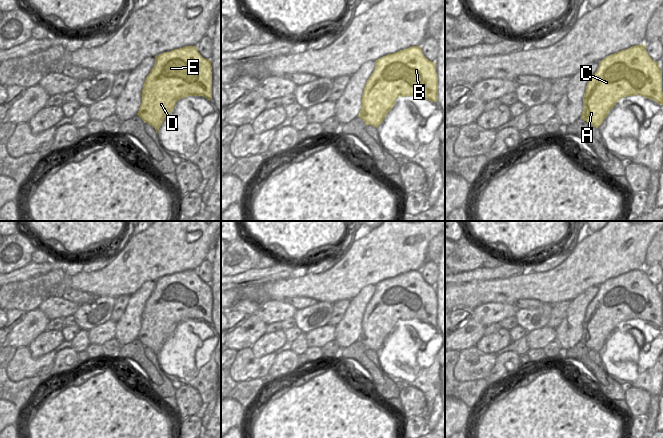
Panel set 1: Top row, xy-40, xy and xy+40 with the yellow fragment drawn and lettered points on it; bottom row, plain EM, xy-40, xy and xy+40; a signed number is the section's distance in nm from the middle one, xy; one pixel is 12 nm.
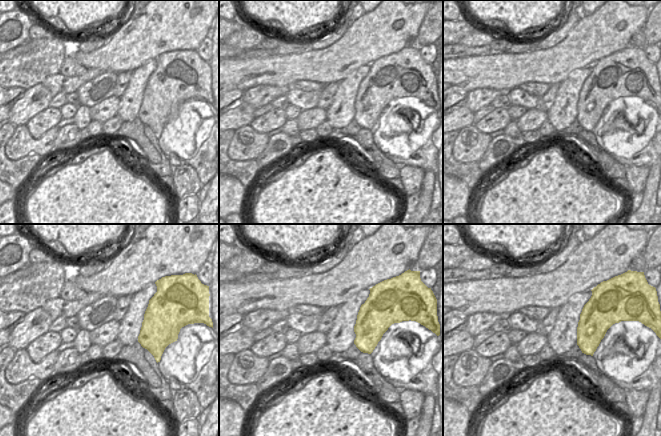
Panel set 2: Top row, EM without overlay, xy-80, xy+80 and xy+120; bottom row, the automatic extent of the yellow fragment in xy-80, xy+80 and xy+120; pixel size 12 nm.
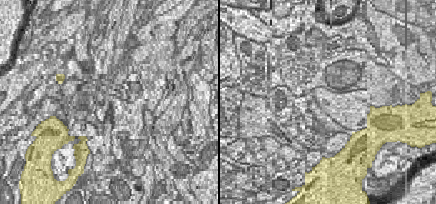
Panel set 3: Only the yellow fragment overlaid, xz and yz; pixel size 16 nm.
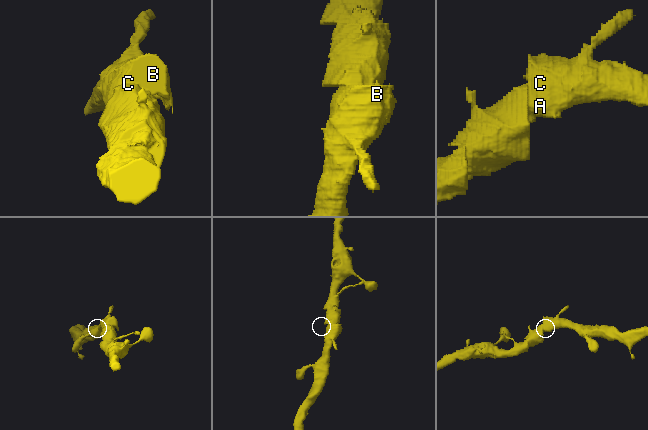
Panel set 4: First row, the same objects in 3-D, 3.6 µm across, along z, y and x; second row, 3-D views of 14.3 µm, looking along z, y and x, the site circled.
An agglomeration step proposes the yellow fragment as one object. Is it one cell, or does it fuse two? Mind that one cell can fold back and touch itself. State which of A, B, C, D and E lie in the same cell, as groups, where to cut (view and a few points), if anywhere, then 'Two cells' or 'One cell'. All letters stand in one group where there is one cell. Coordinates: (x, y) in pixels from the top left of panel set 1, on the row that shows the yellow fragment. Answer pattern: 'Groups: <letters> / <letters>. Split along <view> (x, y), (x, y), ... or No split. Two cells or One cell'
Groups: A B C D E. No split. One cell

